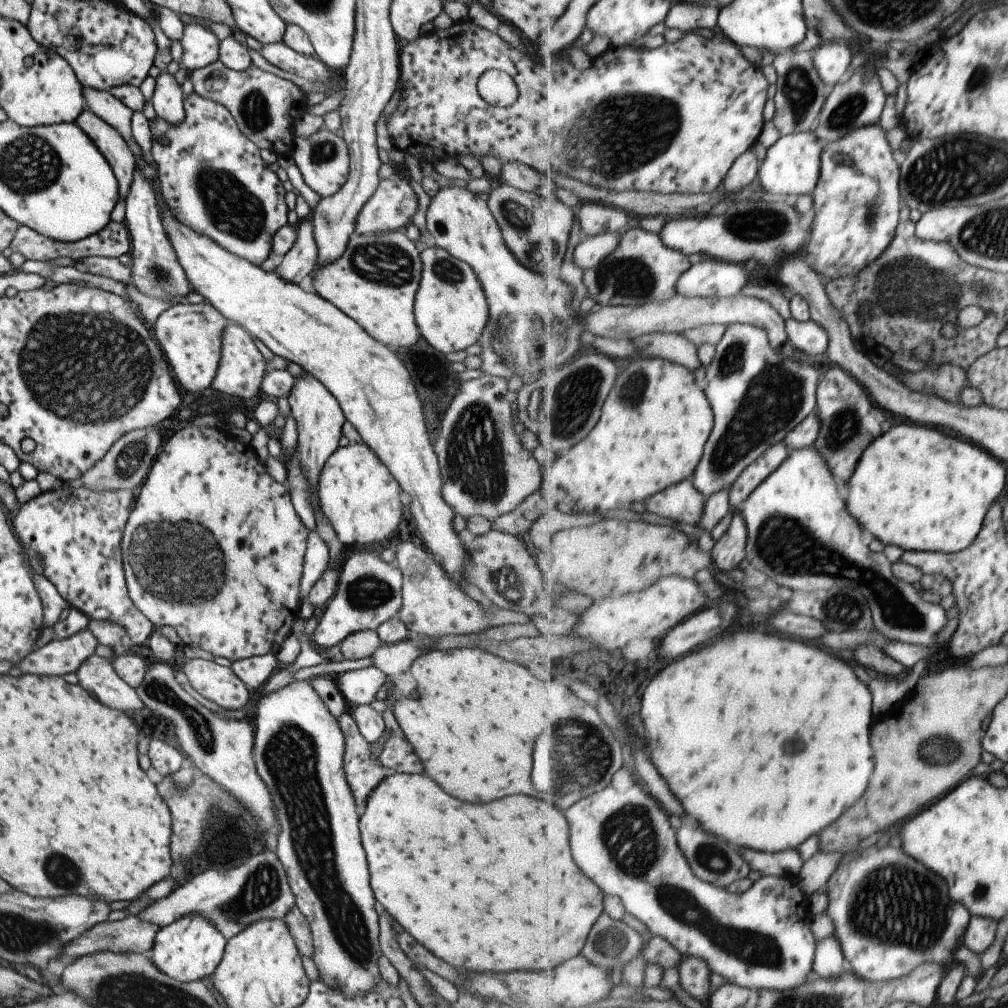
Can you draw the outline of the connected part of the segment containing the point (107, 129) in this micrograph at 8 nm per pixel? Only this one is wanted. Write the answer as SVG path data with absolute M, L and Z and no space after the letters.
M86 107L79 112L74 124L95 144L95 148L111 166L119 188L119 199L123 201L131 186L135 158L125 140L119 132L92 114Z

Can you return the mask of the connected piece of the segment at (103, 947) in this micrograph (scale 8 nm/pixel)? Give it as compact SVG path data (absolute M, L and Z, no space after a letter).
M139 916L123 918L116 922L104 921L91 926L83 936L63 946L62 954L81 957L93 952L137 952L148 954L153 946L159 926L139 920Z

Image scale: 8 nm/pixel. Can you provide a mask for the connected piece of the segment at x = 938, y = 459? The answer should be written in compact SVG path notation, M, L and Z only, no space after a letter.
M921 424L893 426L867 454L855 470L848 486L847 509L859 525L885 545L896 545L904 551L959 553L966 550L982 533L991 506L1007 486L1007 470L995 456L961 438L933 430Z

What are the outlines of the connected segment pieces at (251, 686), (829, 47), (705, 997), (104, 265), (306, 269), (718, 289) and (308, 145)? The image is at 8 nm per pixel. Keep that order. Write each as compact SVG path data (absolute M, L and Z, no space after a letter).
M273 653L231 661L230 665L230 670L241 680L247 691L257 690L277 669Z
M827 42L815 52L815 66L819 68L823 82L834 88L848 78L846 74L853 60L853 52L847 44Z
M686 956L679 966L680 982L682 988L705 1006L713 994L711 986L711 968L703 958Z
M87 257L75 261L72 267L81 273L103 276L117 282L129 283L131 270L128 266L122 266L117 258L112 257Z
M303 220L297 226L295 244L281 257L281 262L275 267L277 278L291 284L301 285L302 279L312 274L315 269L315 242L313 242L313 230L311 222Z
M702 258L699 264L692 266L683 274L683 278L679 281L679 295L700 298L725 297L726 299L734 298L737 294L743 292L745 284L749 282L749 274L743 266L735 266L736 263L725 262L725 260L715 260L715 258Z
M322 128L307 138L293 137L292 143L291 160L295 162L305 185L319 197L335 194L346 182L349 171L347 146L340 136Z

